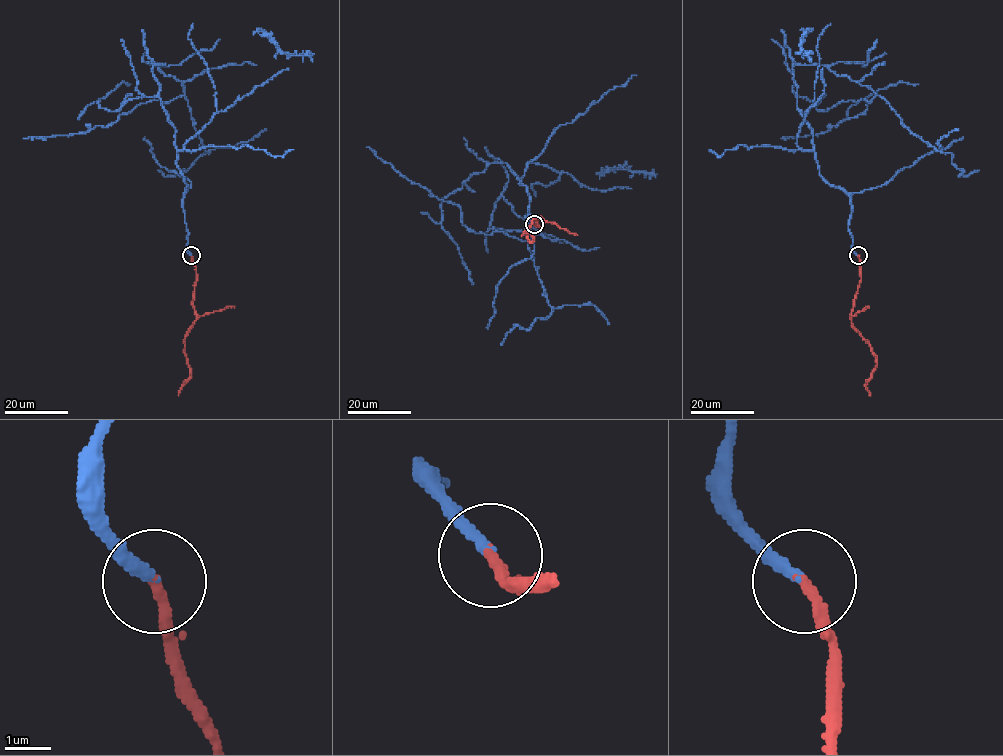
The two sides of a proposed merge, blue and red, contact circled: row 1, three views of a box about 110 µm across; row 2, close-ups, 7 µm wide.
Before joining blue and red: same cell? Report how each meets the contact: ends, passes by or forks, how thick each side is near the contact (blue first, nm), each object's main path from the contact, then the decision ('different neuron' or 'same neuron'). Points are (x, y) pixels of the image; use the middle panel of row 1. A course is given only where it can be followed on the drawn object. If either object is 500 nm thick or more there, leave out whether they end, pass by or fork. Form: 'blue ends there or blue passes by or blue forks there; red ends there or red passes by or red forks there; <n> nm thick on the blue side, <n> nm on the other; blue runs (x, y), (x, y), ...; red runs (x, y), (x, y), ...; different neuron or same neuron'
blue ends there; red ends there; 280 nm thick on the blue side, 240 nm on the other; blue runs (534, 224), (506, 163), (495, 158), (502, 195), (526, 241), (470, 230), (459, 206), (366, 146); red runs (534, 224), (539, 226), (535, 220), (539, 217), (529, 225), (530, 242), (533, 237), (527, 232), (521, 236); same neuron

